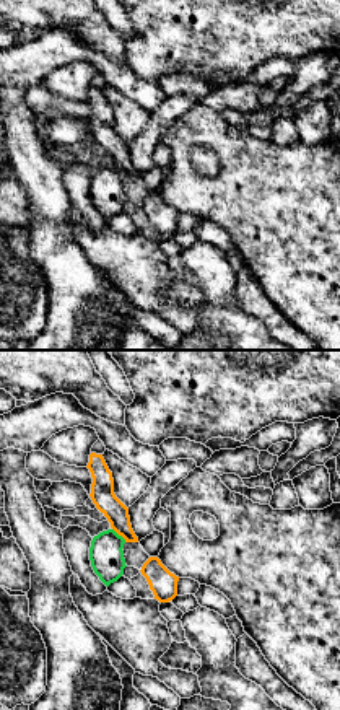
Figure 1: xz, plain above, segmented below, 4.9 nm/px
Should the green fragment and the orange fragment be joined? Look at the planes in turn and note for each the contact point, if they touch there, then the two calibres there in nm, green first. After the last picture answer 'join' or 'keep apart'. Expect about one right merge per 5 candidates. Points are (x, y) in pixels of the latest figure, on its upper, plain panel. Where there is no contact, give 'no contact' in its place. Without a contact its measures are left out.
contact (117, 170); calibres 170 and 120 nm

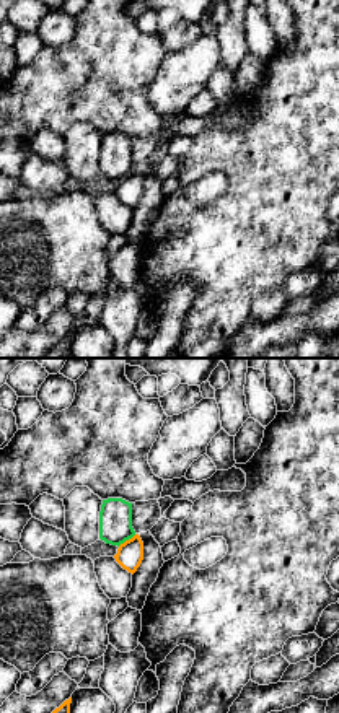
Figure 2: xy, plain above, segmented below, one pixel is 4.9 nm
contact (126, 174); calibres 160 and 130 nm

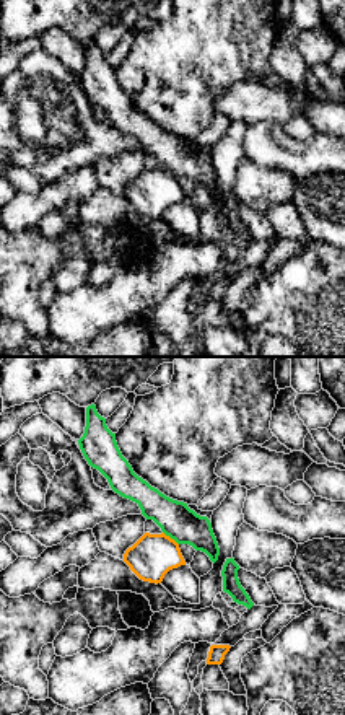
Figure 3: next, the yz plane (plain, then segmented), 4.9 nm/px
contact (171, 173); calibres 180 and 220 nm

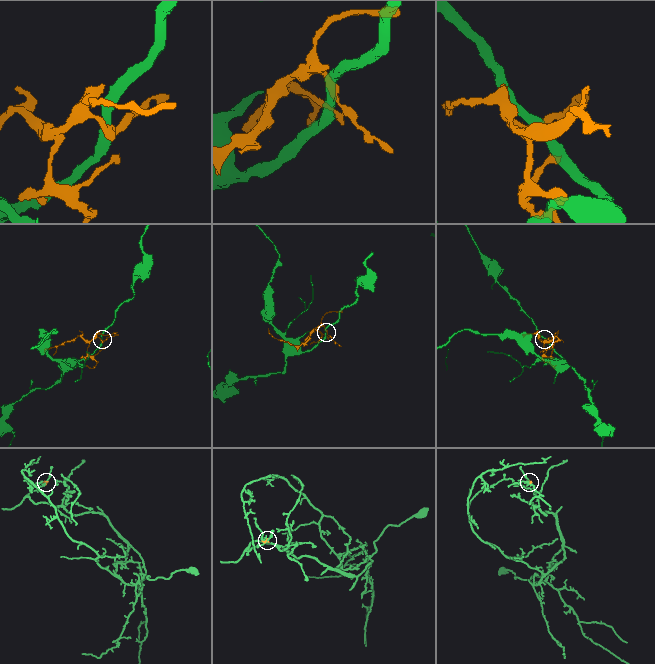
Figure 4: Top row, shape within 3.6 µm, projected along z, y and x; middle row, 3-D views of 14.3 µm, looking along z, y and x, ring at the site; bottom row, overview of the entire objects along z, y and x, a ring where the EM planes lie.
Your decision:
keep apart

